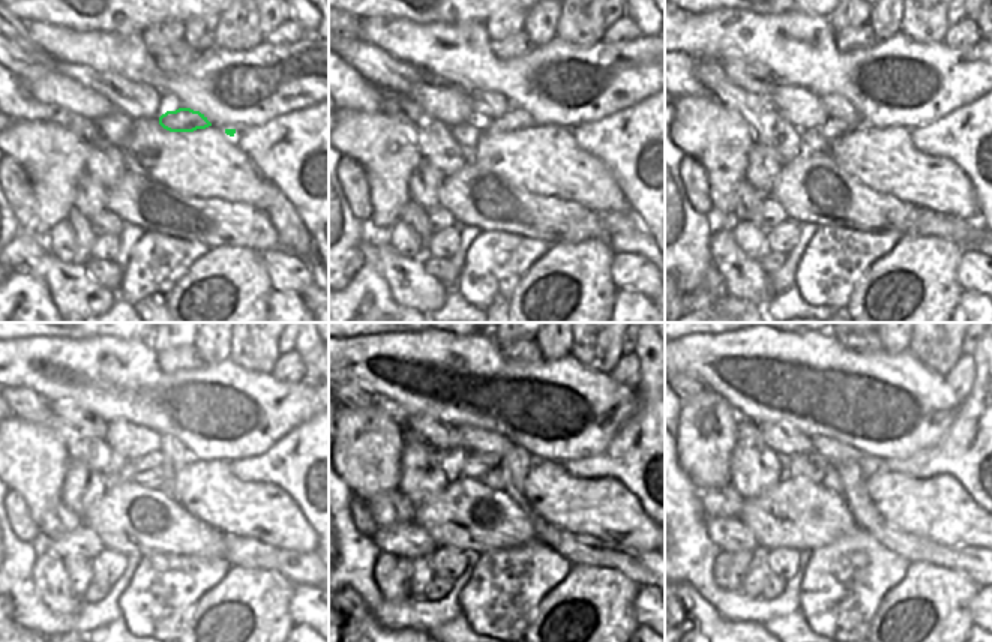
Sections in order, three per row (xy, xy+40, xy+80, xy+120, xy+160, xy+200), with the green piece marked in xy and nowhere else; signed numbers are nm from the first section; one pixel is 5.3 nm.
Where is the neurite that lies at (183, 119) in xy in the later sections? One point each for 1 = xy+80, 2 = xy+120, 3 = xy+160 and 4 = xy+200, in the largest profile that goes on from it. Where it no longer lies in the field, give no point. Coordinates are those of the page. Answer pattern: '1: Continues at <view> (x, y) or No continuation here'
1: Continues at xy+80 (833, 129)
2: Continues at xy+120 (153, 461)
3: Continues at xy+160 (473, 465)
4: Continues at xy+200 (812, 467)

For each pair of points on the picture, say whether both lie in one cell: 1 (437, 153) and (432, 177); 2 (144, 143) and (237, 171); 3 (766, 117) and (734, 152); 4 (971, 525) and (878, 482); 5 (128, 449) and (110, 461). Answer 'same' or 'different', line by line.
1: different
2: same
3: different
4: same
5: different

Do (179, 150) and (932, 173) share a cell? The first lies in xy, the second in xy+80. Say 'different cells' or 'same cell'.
same cell

